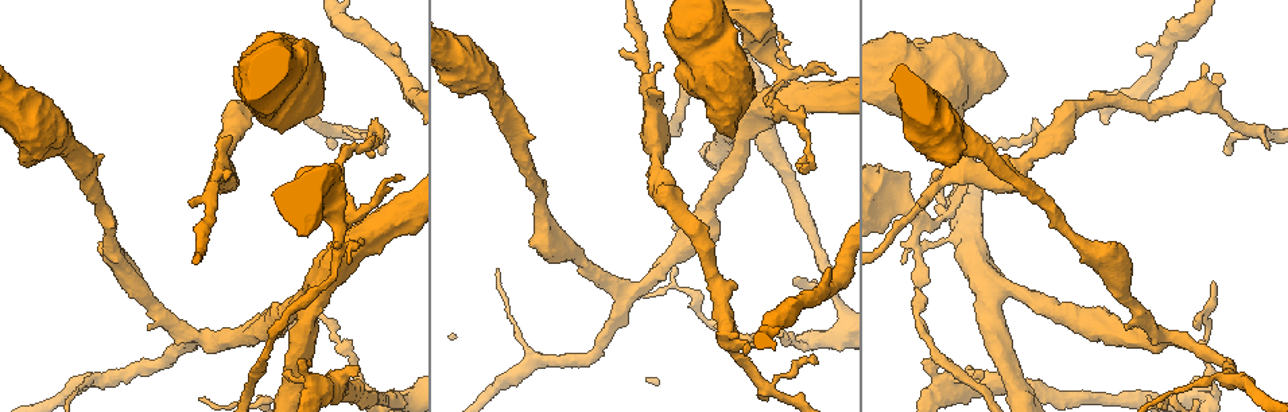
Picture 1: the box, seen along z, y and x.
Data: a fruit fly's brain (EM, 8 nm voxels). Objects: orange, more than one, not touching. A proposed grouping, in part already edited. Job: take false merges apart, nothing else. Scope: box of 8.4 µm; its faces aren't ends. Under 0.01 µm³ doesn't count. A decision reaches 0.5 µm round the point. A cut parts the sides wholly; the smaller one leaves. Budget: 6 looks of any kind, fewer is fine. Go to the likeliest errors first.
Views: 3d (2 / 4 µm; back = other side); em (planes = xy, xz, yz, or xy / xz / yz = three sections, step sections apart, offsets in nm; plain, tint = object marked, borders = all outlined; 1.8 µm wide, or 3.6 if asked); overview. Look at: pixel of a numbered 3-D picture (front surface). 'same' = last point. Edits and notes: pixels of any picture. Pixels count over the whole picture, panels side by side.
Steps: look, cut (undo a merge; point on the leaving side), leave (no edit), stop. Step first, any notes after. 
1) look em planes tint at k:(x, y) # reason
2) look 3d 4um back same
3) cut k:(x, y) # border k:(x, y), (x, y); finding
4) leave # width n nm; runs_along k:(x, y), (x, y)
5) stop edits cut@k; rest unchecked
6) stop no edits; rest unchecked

look em planes borders at 1:(824, 293) # abrupt turn

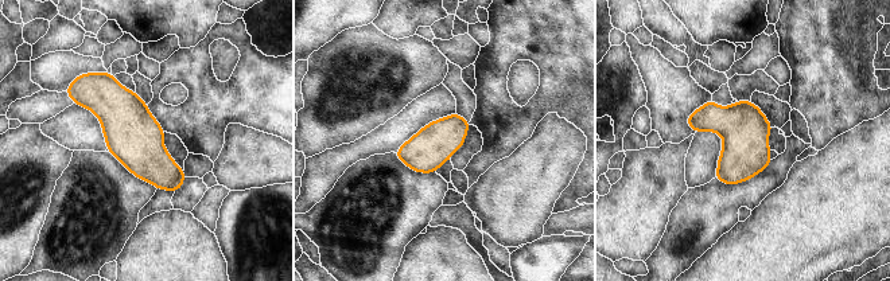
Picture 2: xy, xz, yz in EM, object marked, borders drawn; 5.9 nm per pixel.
leave # width 240 nm; continuous, no second neuron

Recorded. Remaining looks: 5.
look em 3.6um xz step 16 tint at 1:(992, 285)

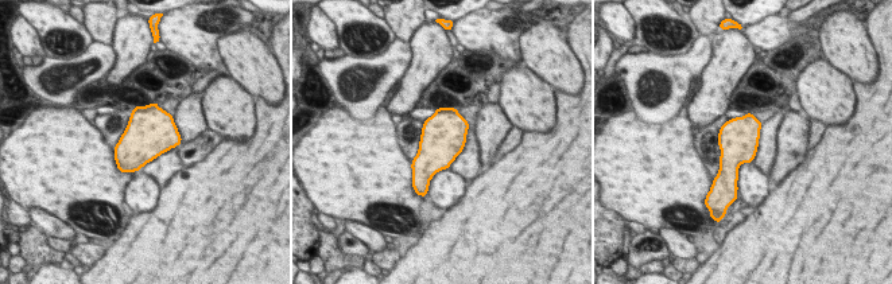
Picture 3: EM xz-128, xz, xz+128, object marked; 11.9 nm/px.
leave # width 480 nm; one neuron here

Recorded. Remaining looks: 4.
look em yz step 8 tint at 1:(322, 394) # calibre changes

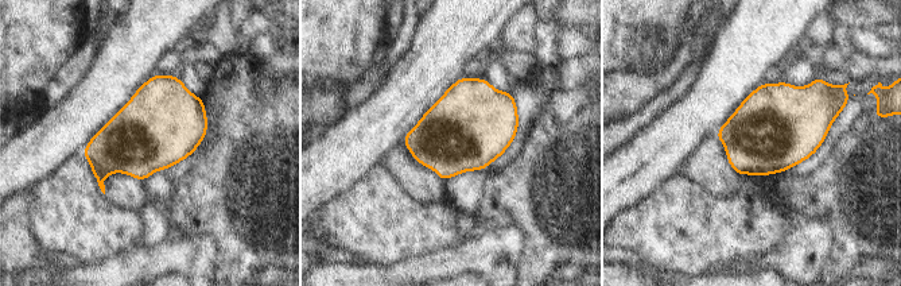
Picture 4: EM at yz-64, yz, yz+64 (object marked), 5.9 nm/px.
look em planes tint same

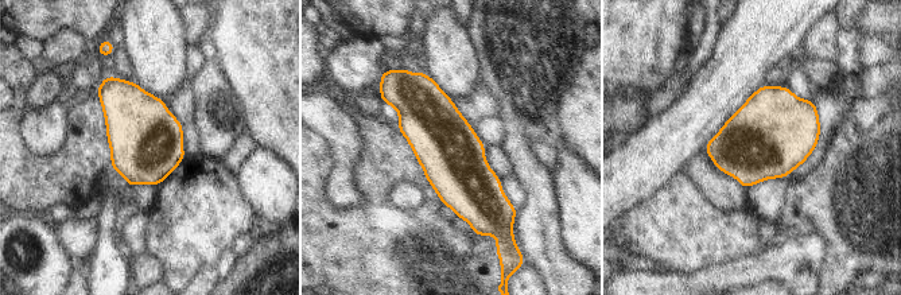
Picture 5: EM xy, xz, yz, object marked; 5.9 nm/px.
leave # width 380 nm; one neuron here

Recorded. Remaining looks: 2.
stop no edits; rest unchecked

